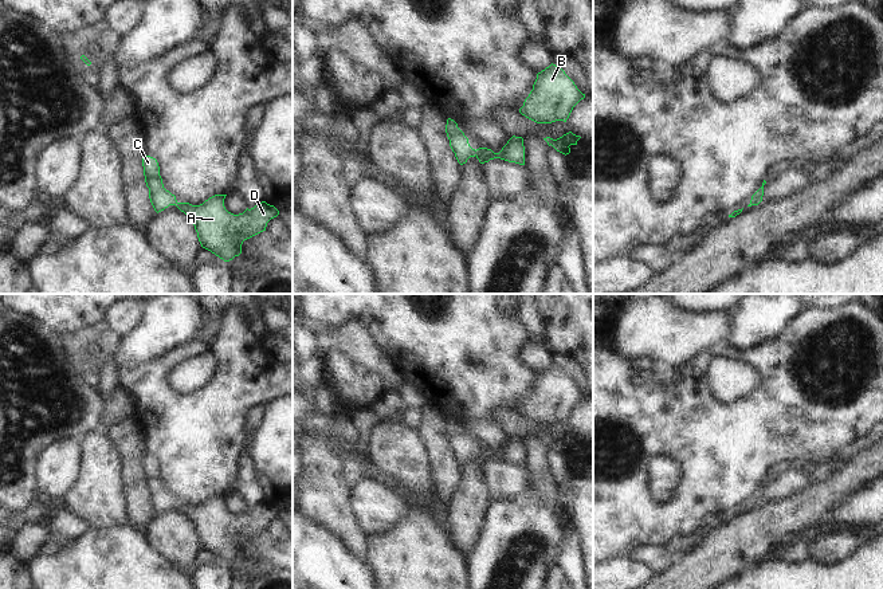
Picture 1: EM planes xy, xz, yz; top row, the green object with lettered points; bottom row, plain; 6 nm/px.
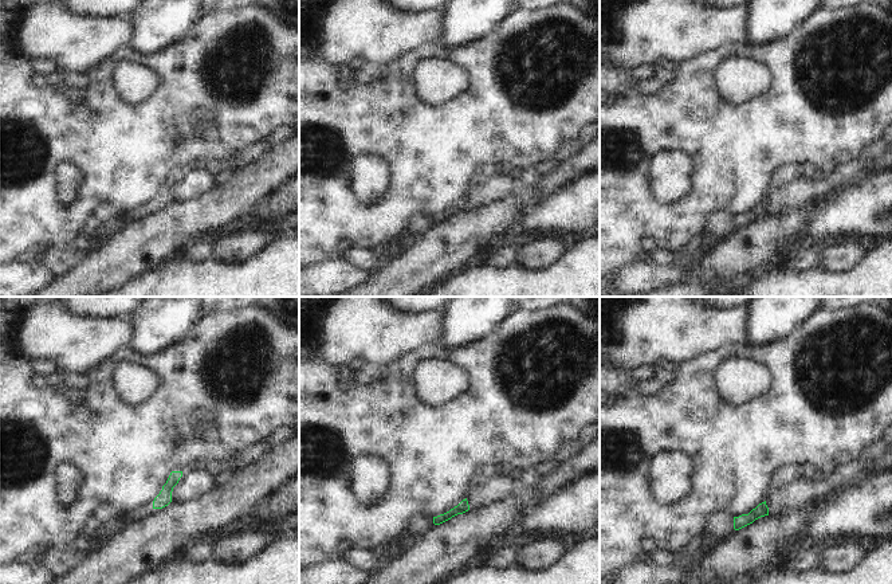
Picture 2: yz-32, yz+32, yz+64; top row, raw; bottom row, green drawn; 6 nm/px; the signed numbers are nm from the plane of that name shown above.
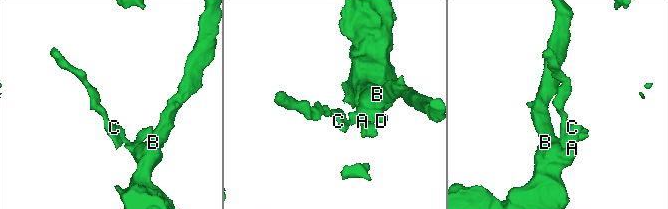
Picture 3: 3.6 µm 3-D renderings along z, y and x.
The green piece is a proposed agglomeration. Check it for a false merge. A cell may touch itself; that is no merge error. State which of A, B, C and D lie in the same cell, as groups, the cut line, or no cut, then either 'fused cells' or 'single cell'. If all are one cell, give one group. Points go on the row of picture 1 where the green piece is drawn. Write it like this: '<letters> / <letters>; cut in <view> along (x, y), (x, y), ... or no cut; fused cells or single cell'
A B C D; no cut; single cell

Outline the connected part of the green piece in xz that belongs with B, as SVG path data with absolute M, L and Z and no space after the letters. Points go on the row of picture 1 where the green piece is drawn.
M550 64L537 74L533 90L519 113L537 123L552 123L569 118L573 107L585 98L565 71Z

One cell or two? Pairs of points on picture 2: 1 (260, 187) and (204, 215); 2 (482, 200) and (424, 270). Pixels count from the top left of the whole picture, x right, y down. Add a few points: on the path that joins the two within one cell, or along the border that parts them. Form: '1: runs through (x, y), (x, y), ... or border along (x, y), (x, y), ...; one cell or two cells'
1: runs through (247, 187), (236, 198), (217, 207); one cell
2: border along (505, 198), (470, 210); two cells

